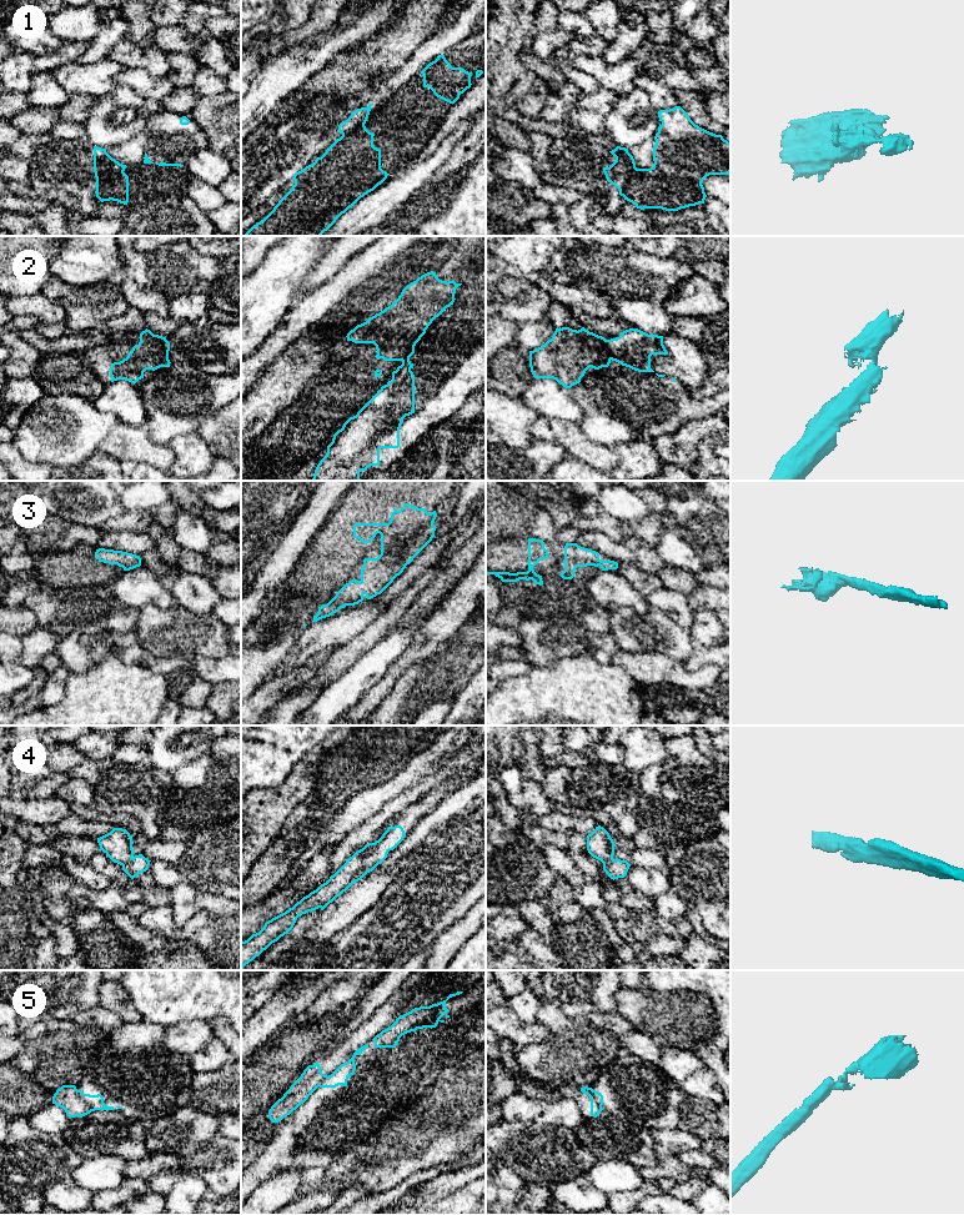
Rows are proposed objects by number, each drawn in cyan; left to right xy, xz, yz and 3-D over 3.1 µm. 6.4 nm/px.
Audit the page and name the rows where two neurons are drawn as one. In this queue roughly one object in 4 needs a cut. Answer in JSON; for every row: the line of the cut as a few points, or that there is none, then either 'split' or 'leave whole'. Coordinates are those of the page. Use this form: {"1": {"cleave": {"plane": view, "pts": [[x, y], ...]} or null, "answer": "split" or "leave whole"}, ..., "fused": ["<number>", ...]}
{"1": {"cleave": null, "answer": "leave whole"}, "2": {"cleave": {"plane": "yz", "pts": [[607, 340], [604, 351], [611, 359]]}, "answer": "split"}, "3": {"cleave": null, "answer": "leave whole"}, "4": {"cleave": null, "answer": "leave whole"}, "5": {"cleave": {"plane": "xy", "pts": [[78, 1090], [78, 1096], [91, 1110]]}, "answer": "split"}, "fused": ["2", "5"]}

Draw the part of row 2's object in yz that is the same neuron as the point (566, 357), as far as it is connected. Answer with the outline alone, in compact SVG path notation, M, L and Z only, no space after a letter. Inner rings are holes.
M569 327L556 328L551 340L541 347L529 351L529 367L534 378L553 378L566 388L581 382L586 371L592 367L599 370L608 367L611 357L604 351L608 347L608 340L589 332L584 327L572 330Z

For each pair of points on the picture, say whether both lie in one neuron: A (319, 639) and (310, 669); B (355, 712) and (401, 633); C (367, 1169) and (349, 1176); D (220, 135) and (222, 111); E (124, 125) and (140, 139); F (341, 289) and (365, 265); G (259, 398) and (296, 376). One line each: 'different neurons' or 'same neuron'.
A: different neurons
B: different neurons
C: same neuron
D: same neuron
E: different neurons
F: same neuron
G: same neuron

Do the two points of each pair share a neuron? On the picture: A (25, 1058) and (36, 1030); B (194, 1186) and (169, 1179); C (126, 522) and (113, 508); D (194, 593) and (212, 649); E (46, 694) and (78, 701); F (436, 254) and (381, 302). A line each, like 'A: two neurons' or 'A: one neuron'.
A: two neurons
B: two neurons
C: two neurons
D: two neurons
E: two neurons
F: one neuron

